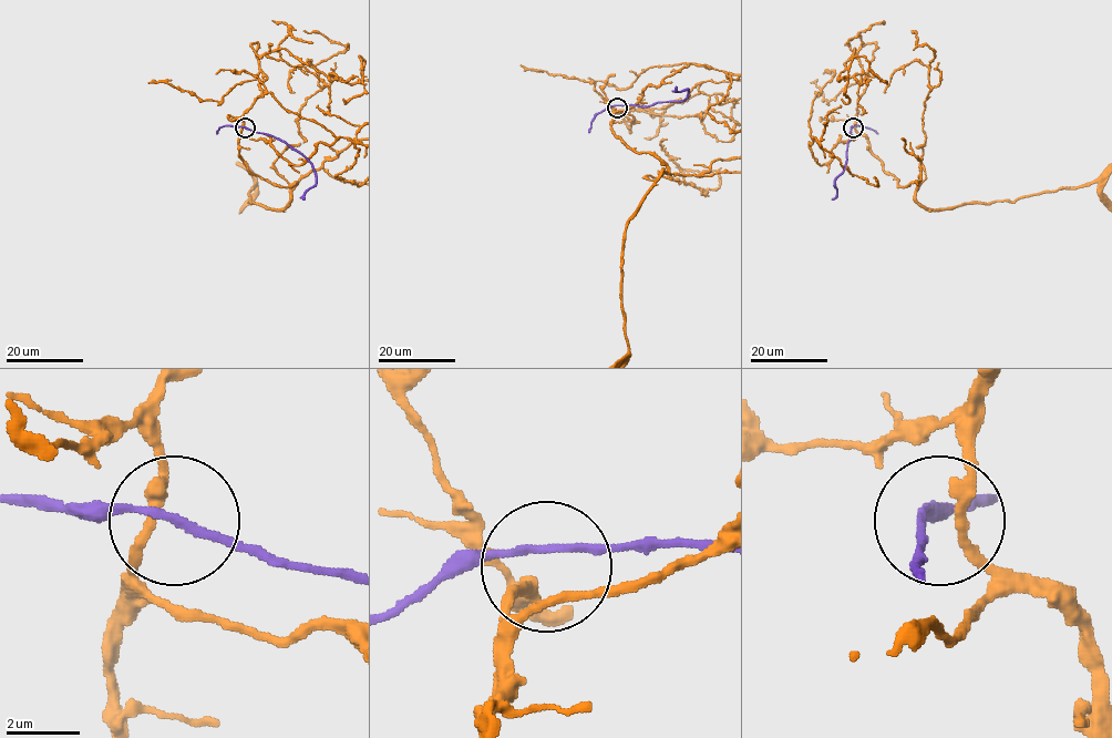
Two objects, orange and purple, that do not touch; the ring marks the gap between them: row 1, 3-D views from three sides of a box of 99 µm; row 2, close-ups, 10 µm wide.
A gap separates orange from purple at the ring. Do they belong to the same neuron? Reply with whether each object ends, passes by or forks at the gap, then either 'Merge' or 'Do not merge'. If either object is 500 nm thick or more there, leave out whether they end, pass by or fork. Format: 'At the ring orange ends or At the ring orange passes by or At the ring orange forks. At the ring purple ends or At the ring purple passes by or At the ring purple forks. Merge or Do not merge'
At the ring orange passes by. At the ring purple passes by. Do not merge

